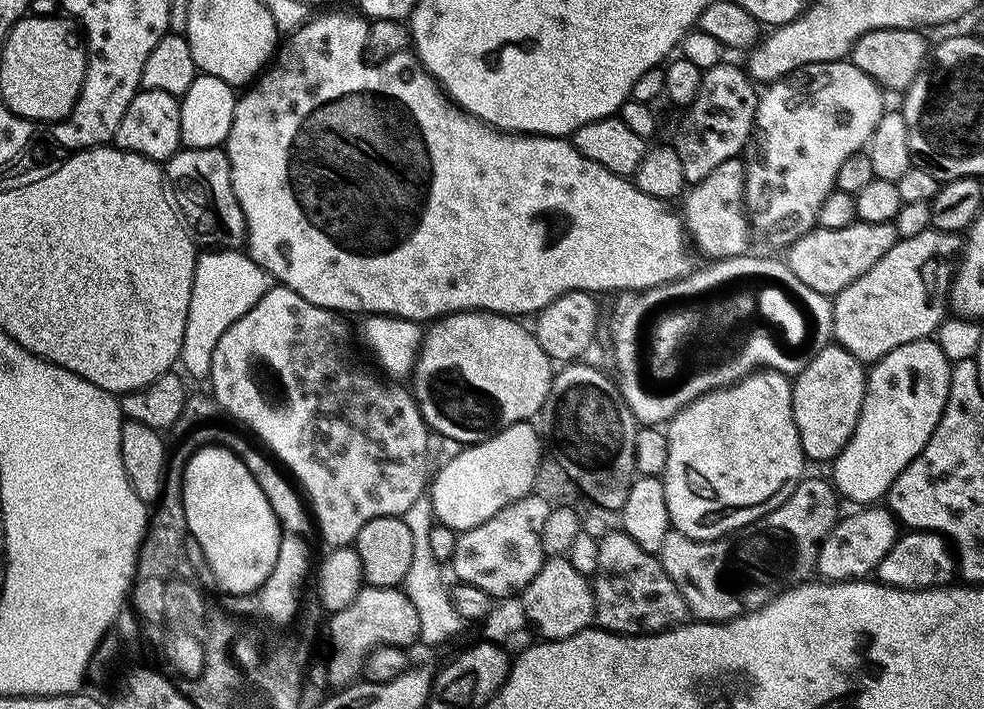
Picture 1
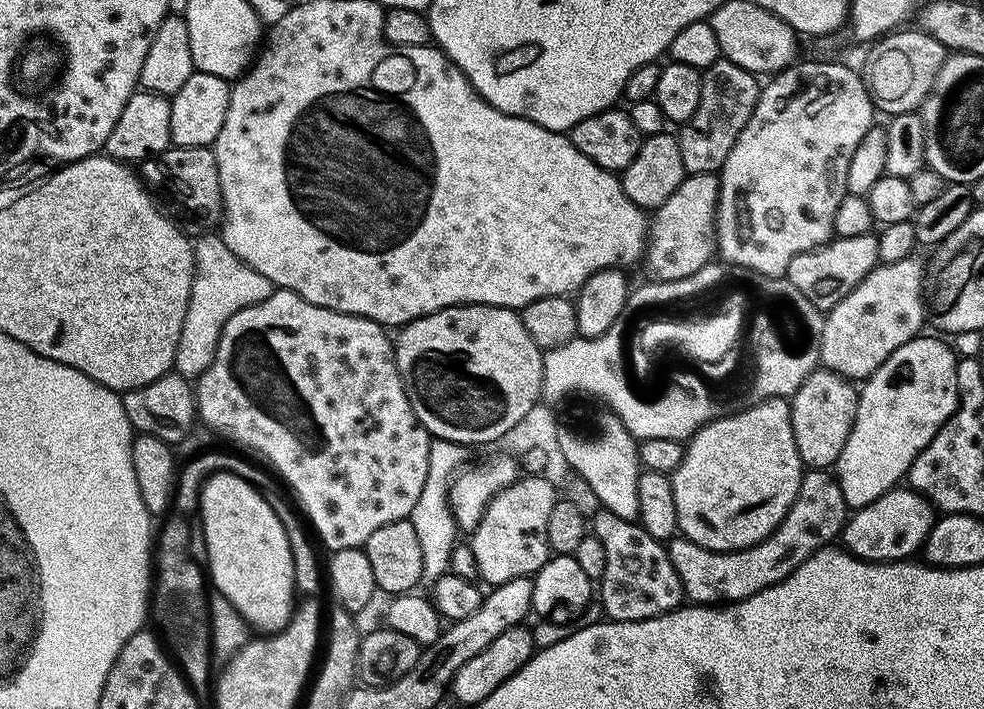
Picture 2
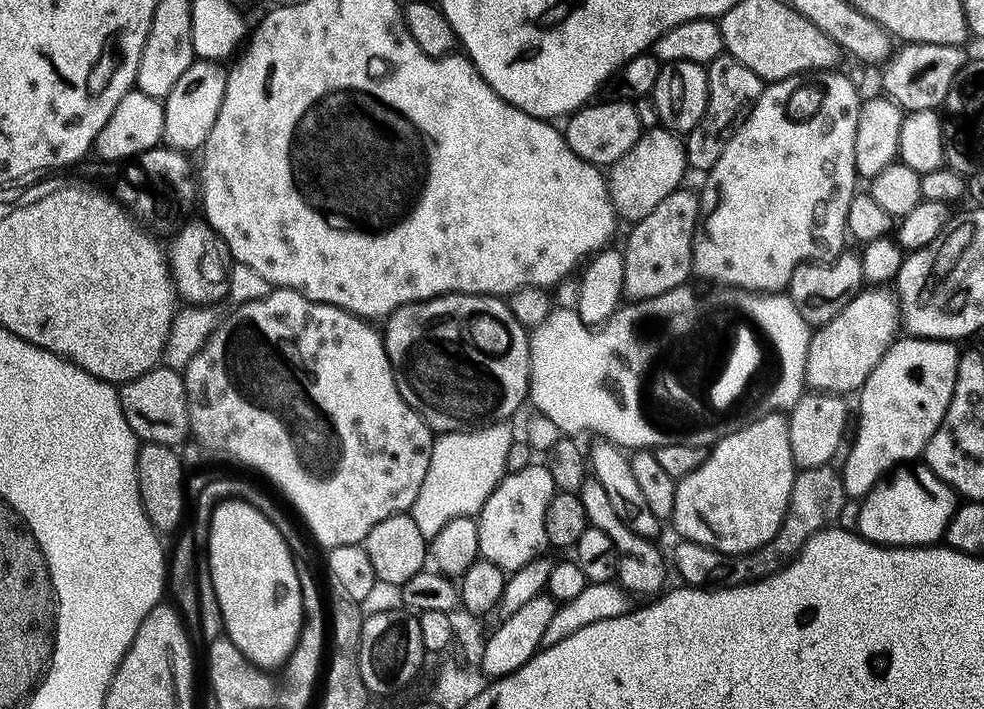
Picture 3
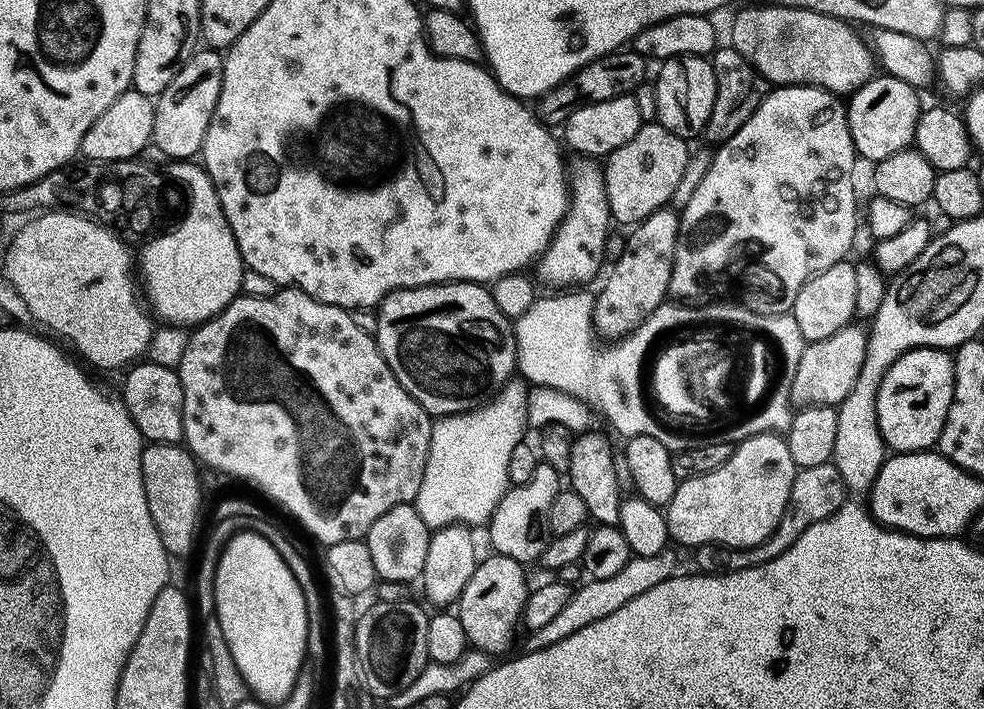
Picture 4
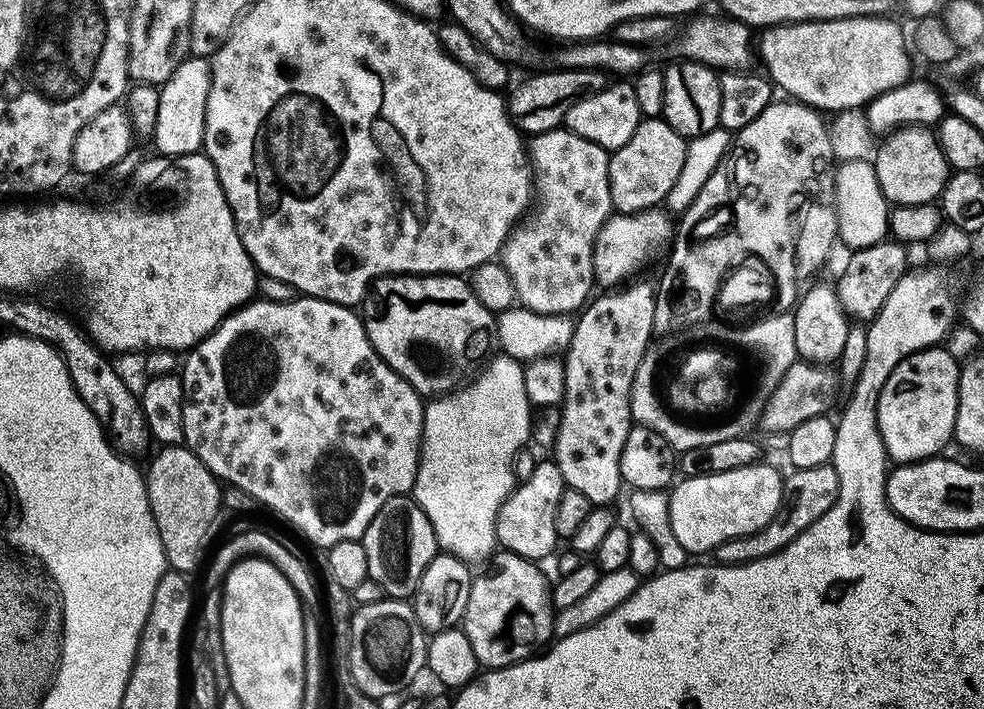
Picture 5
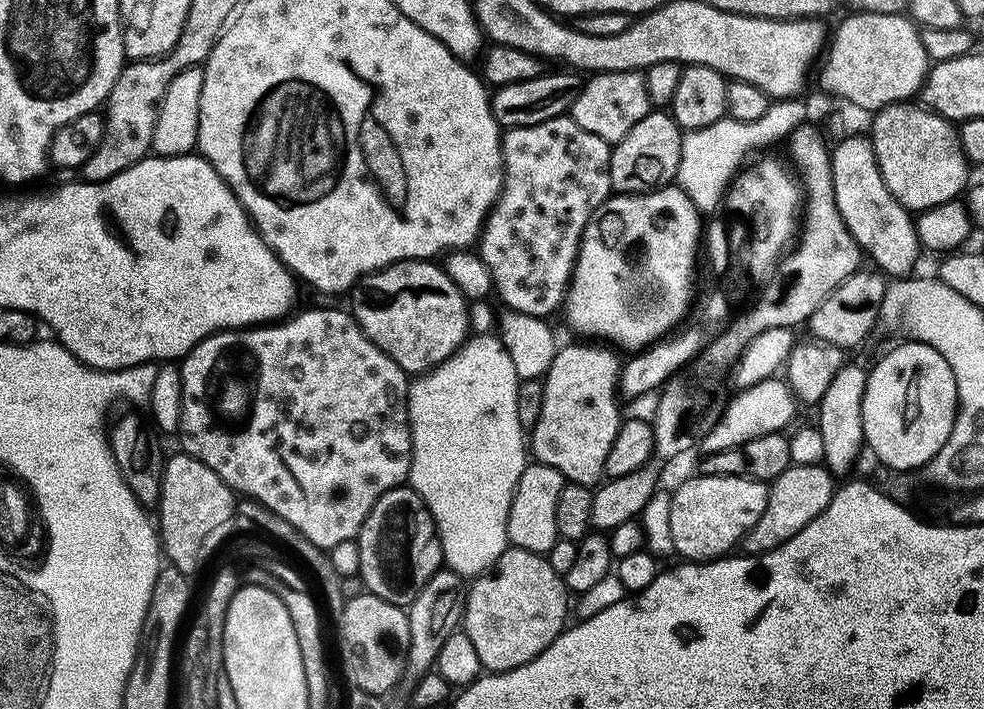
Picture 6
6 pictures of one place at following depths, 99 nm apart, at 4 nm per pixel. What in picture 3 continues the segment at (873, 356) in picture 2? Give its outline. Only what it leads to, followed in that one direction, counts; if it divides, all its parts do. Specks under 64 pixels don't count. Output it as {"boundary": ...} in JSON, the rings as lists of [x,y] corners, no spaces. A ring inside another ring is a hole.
{"boundary":[[[868,286],[856,293],[842,311],[830,322],[819,325],[810,338],[810,350],[806,354],[805,385],[817,392],[835,392],[837,394],[859,393],[866,378],[878,366],[878,362],[886,354],[886,350],[896,343],[901,331],[900,301],[895,291],[884,286]]]}

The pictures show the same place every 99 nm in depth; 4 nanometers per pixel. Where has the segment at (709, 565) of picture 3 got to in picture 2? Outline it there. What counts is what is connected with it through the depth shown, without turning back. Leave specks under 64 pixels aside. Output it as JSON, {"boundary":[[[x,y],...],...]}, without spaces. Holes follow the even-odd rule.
{"boundary":[[[828,470],[805,471],[798,494],[794,498],[792,508],[781,522],[761,544],[755,544],[733,552],[715,552],[709,548],[698,546],[698,542],[673,538],[667,541],[666,547],[670,554],[670,562],[674,562],[674,570],[678,570],[678,578],[684,587],[685,597],[693,604],[731,604],[733,600],[745,600],[778,582],[782,582],[813,556],[819,548],[831,545],[832,540],[844,531],[844,522],[850,515],[848,503],[842,498],[840,483],[835,475]]]}

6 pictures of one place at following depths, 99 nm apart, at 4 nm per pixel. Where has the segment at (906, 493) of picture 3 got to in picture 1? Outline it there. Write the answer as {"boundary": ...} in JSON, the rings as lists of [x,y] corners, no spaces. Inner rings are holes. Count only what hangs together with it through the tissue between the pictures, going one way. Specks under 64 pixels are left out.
{"boundary":[[[864,506],[859,510],[852,510],[849,516],[841,515],[837,519],[835,526],[830,530],[830,534],[824,539],[824,544],[818,554],[816,572],[826,580],[862,580],[871,577],[876,571],[876,567],[882,562],[890,550],[896,545],[896,541],[902,535],[901,525],[895,516],[884,506]]]}

